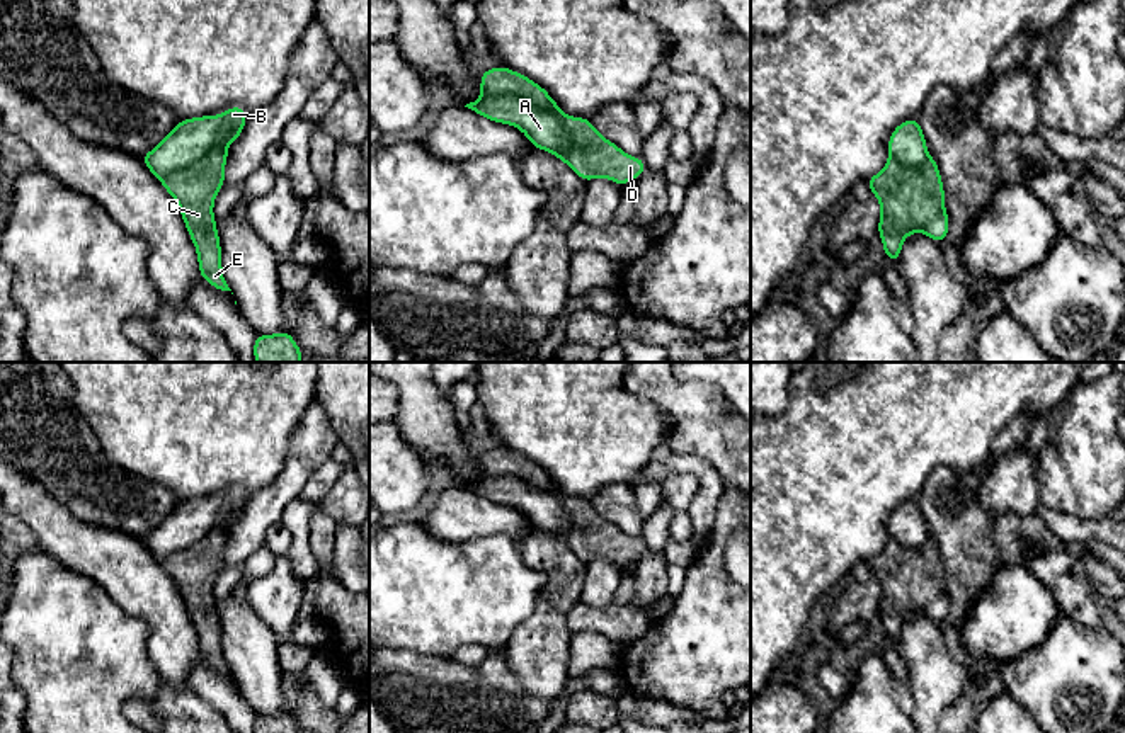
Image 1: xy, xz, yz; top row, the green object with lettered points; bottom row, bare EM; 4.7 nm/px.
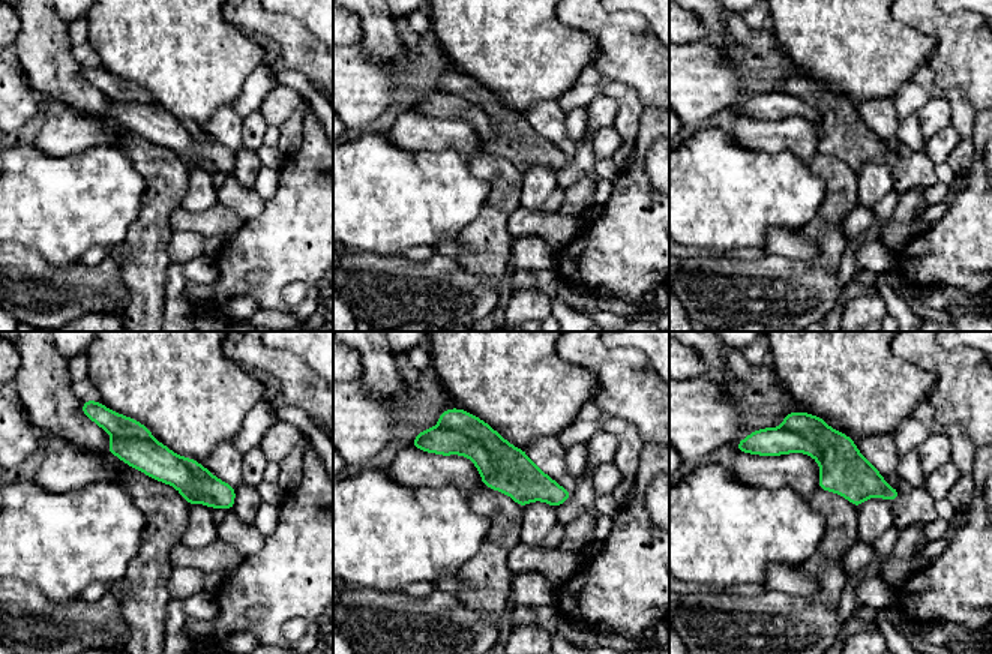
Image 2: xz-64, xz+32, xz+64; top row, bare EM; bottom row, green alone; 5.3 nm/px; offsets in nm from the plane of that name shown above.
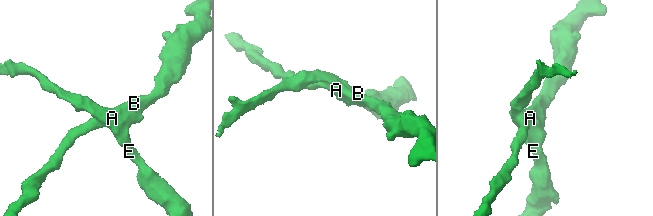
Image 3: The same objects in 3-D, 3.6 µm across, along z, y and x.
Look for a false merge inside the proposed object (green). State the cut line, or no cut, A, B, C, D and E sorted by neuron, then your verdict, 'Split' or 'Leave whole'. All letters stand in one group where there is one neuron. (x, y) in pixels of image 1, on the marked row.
Split along xz (482, 90), (518, 96), (552, 113), (560, 121), (572, 145). Groups: A B / C D E. Split

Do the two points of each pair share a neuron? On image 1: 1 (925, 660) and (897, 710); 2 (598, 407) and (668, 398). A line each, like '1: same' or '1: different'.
1: different
2: different

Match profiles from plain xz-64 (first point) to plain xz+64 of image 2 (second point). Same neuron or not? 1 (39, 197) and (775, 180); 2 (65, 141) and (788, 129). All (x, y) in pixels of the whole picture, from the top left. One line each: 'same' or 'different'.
1: same
2: same

